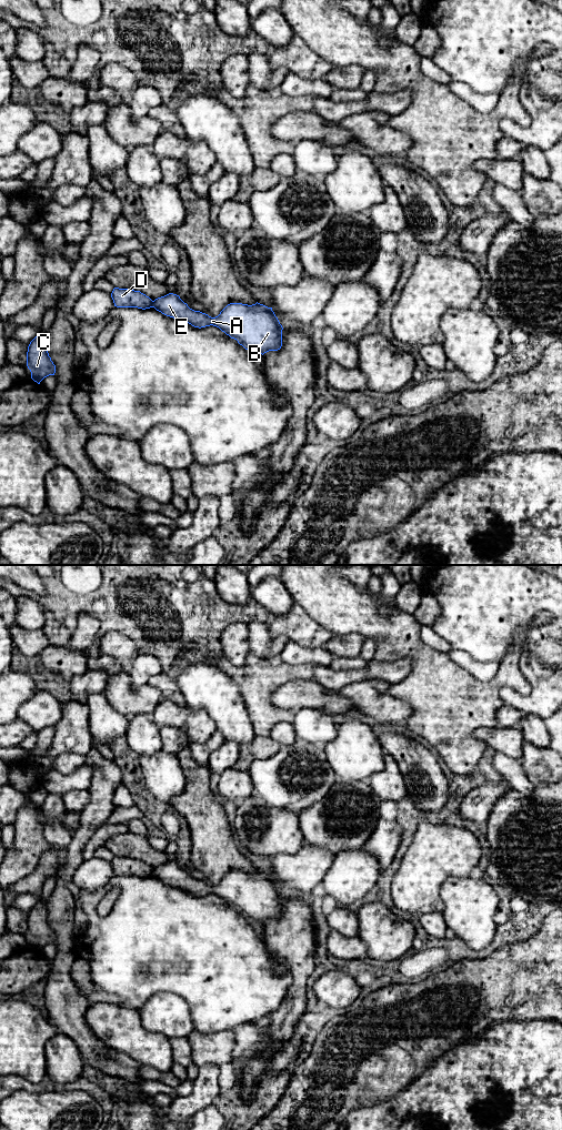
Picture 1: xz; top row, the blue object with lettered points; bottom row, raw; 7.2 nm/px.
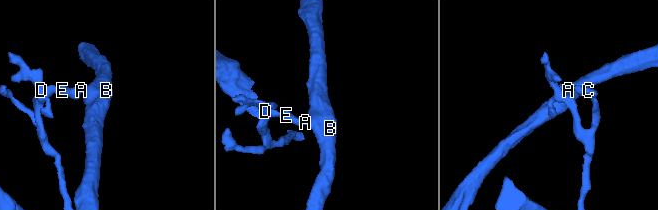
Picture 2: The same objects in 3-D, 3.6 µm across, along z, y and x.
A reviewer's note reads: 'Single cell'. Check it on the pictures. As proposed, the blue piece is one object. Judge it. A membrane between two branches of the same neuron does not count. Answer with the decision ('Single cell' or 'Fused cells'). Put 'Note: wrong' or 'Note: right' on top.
Note: wrong
Fused cells

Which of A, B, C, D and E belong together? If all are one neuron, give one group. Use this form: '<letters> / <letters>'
A B E / C D

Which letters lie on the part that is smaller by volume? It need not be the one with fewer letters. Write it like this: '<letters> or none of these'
C, D

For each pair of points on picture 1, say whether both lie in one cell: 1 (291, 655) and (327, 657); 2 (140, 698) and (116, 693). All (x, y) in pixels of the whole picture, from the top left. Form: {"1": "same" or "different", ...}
{"1": "same", "2": "same"}

